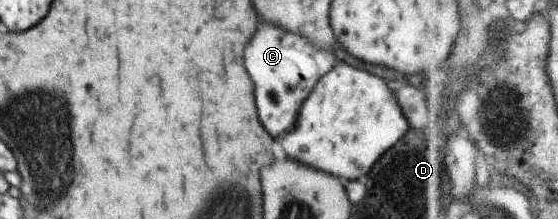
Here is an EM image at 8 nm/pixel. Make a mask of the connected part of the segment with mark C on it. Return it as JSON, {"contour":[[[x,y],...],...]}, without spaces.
{"contour":[[[261,22],[243,52],[245,68],[255,84],[257,114],[265,130],[277,138],[295,127],[301,106],[314,90],[315,84],[339,64],[331,49],[320,49],[302,35]]]}

